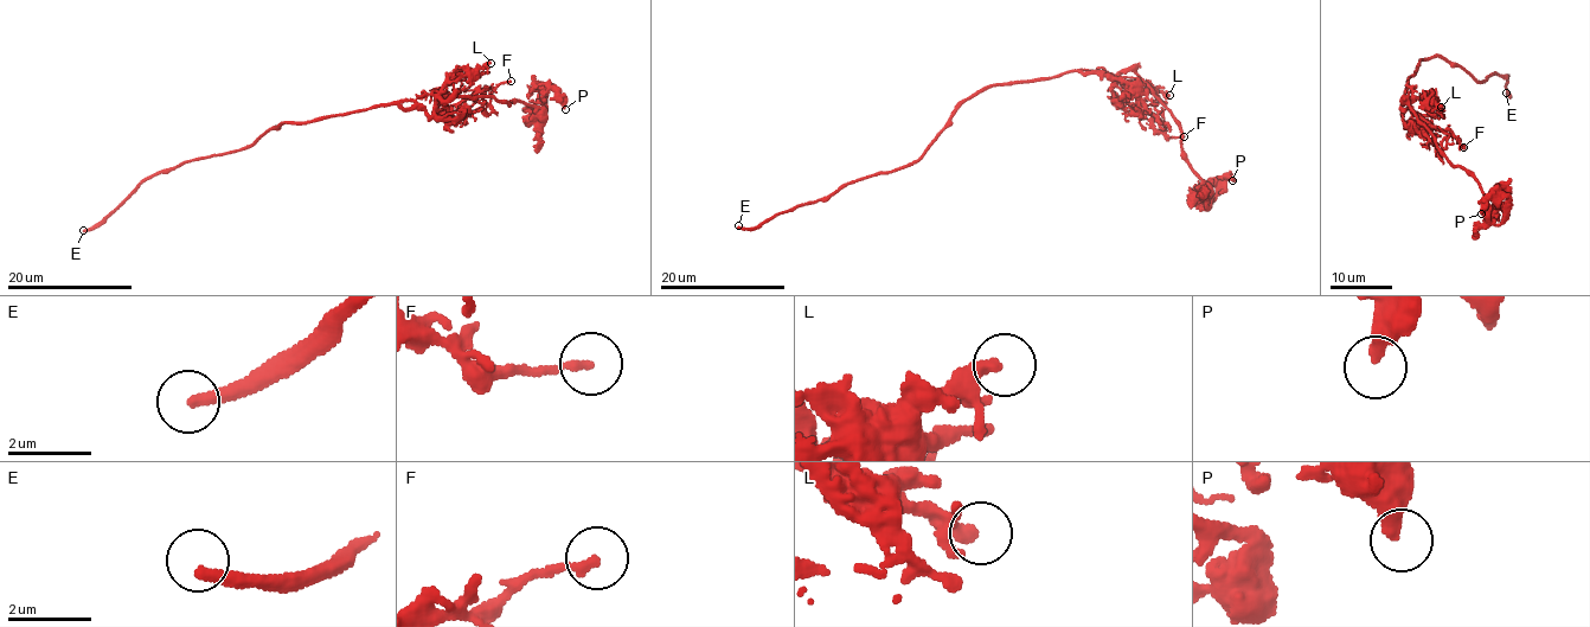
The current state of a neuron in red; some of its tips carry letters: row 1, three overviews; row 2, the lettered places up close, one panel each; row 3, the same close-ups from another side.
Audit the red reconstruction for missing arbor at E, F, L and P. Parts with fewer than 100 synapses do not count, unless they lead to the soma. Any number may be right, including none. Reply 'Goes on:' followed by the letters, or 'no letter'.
Goes on: E

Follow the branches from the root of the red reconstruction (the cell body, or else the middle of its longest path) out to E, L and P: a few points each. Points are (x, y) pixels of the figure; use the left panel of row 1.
E: (342, 114), (281, 125), (245, 147), (184, 160), (156, 172), (108, 216), (83, 230)
L: (342, 114), (434, 95), (448, 83), (457, 82), (491, 63)
P: (342, 114), (422, 96), (467, 95), (526, 104), (536, 109), (530, 119), (550, 85), (565, 109)

